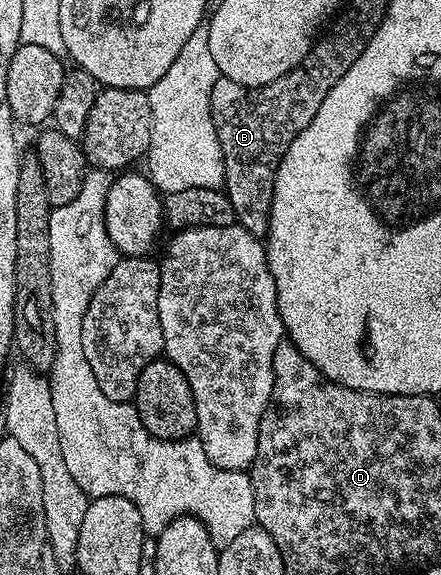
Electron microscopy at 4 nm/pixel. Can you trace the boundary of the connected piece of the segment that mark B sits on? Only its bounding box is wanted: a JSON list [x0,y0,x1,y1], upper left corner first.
[210,74,326,239]

